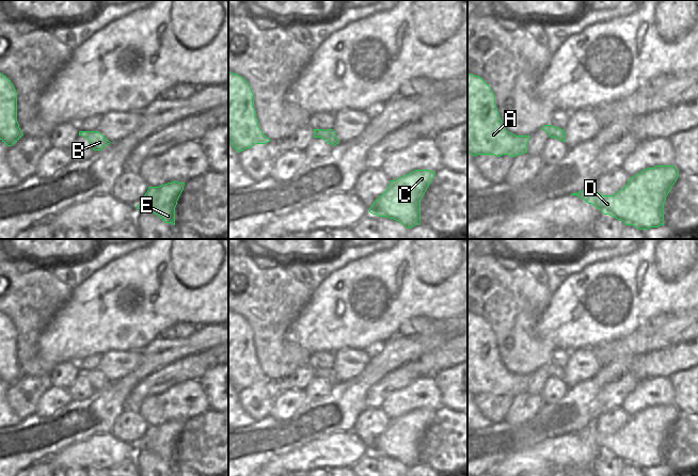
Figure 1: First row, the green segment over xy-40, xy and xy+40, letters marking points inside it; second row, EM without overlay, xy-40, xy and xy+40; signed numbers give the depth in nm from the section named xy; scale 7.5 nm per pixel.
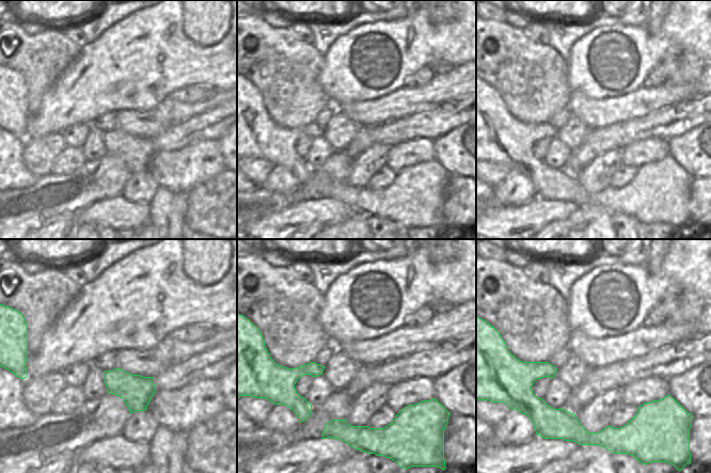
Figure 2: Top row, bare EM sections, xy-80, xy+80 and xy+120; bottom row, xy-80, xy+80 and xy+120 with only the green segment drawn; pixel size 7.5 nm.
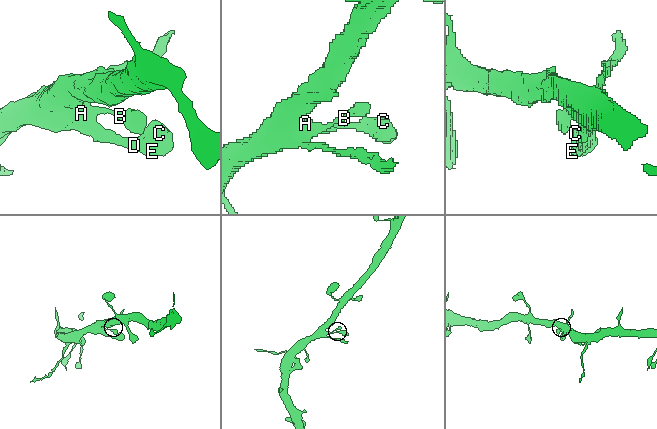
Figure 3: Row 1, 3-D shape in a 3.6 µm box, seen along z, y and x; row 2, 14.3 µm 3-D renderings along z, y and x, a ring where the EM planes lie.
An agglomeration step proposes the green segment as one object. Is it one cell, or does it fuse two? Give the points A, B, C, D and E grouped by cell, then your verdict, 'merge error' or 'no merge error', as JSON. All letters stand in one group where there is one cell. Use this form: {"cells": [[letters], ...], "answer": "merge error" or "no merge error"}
{"cells": [["A", "B", "C", "D", "E"]], "answer": "no merge error"}

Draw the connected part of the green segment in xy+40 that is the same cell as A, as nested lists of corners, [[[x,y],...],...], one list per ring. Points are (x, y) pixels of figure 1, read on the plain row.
[[[467,312],[467,392],[474,396],[515,396],[527,392],[528,380],[529,375],[515,375],[506,369],[489,323]]]

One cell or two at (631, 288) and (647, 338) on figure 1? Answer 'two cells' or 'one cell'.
two cells

